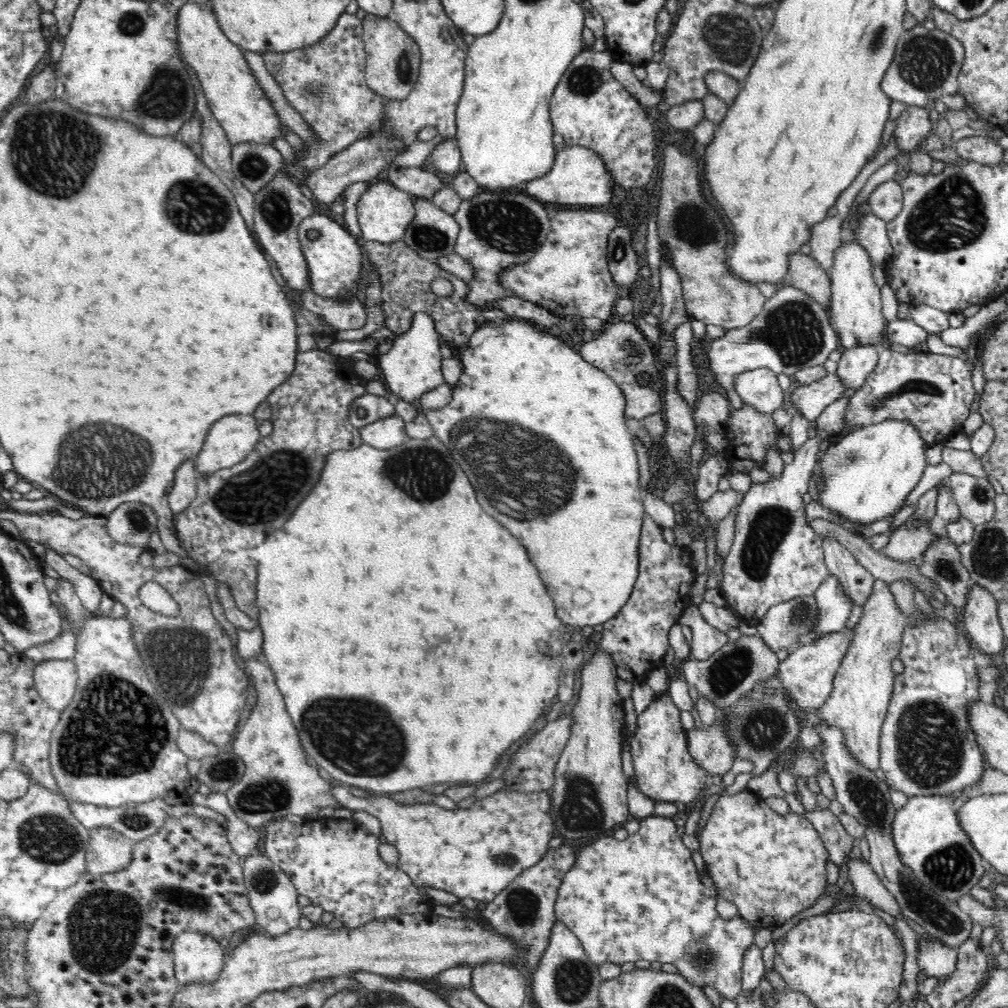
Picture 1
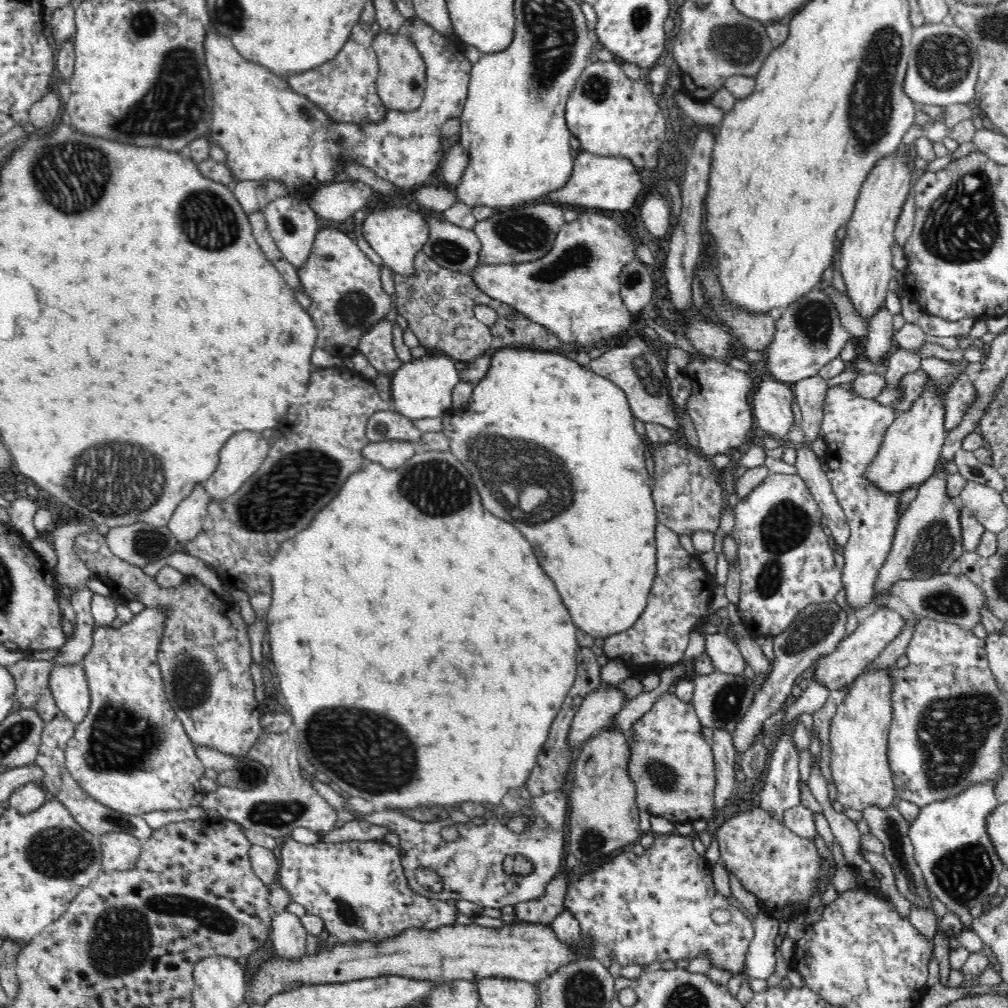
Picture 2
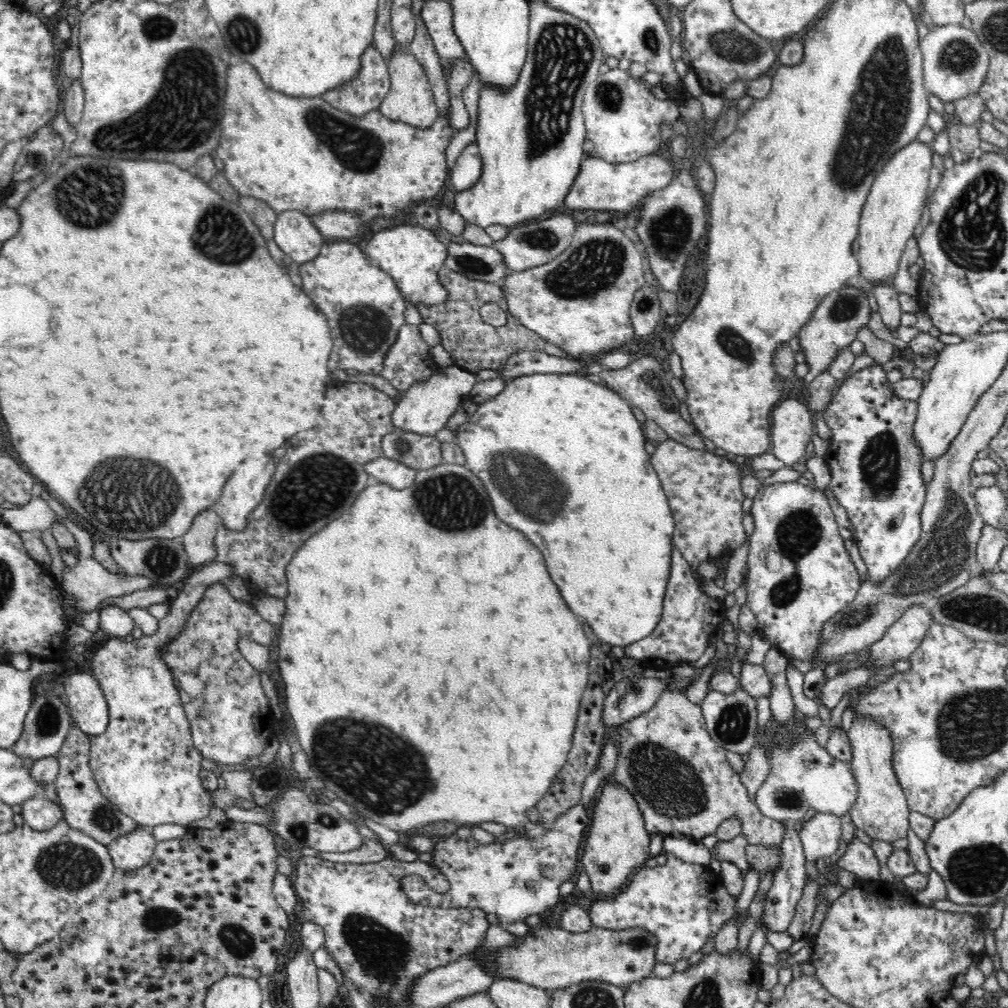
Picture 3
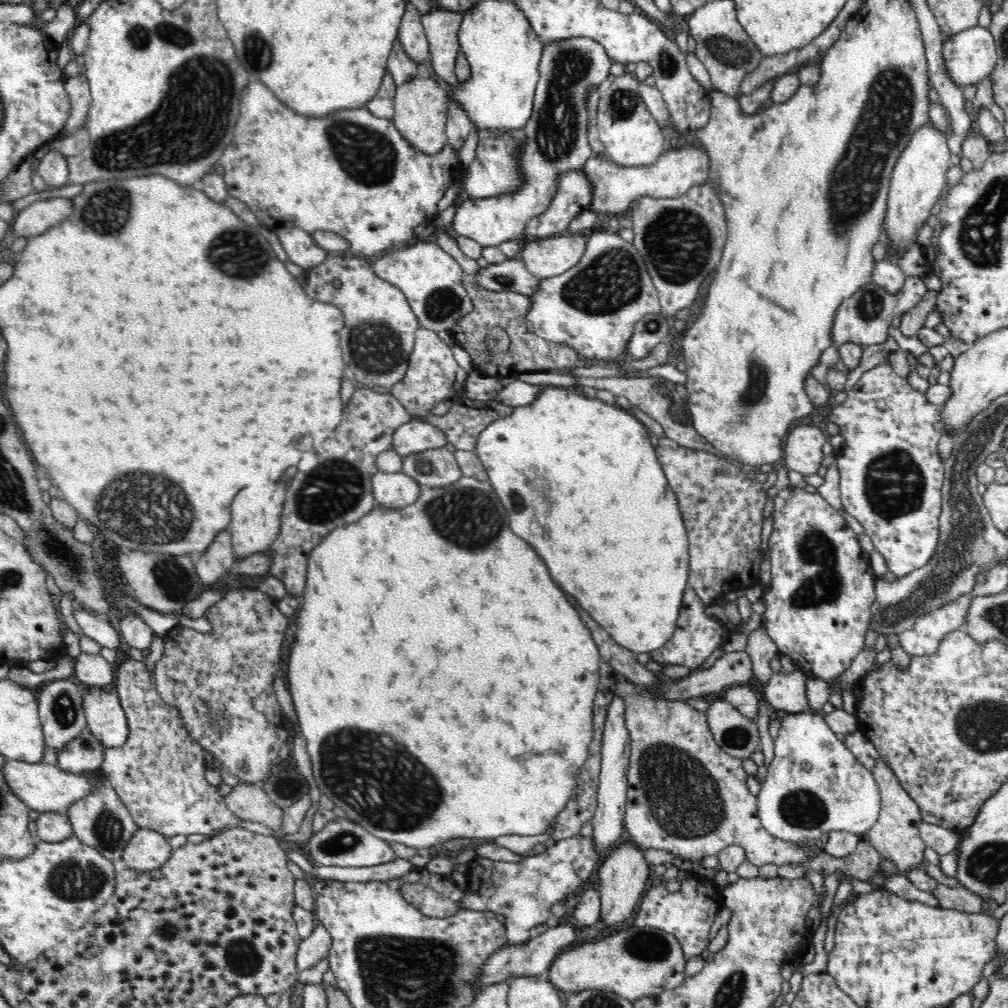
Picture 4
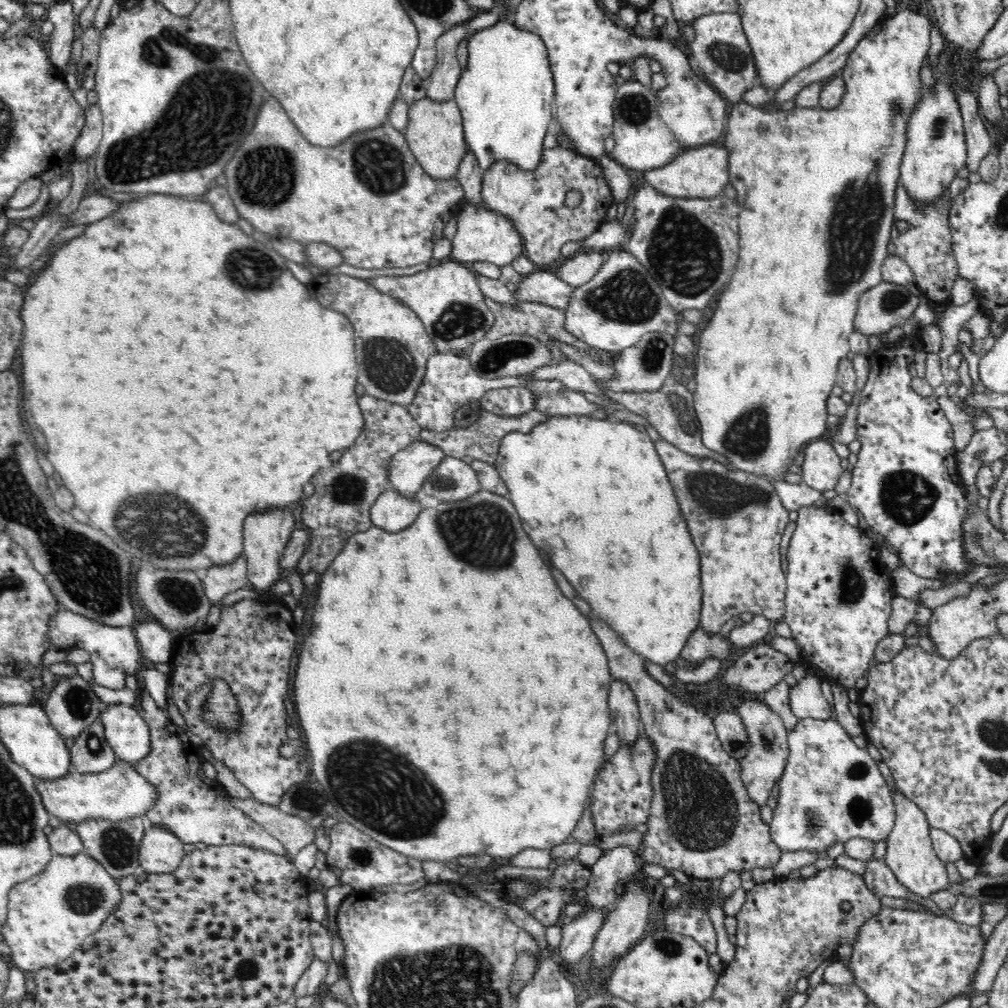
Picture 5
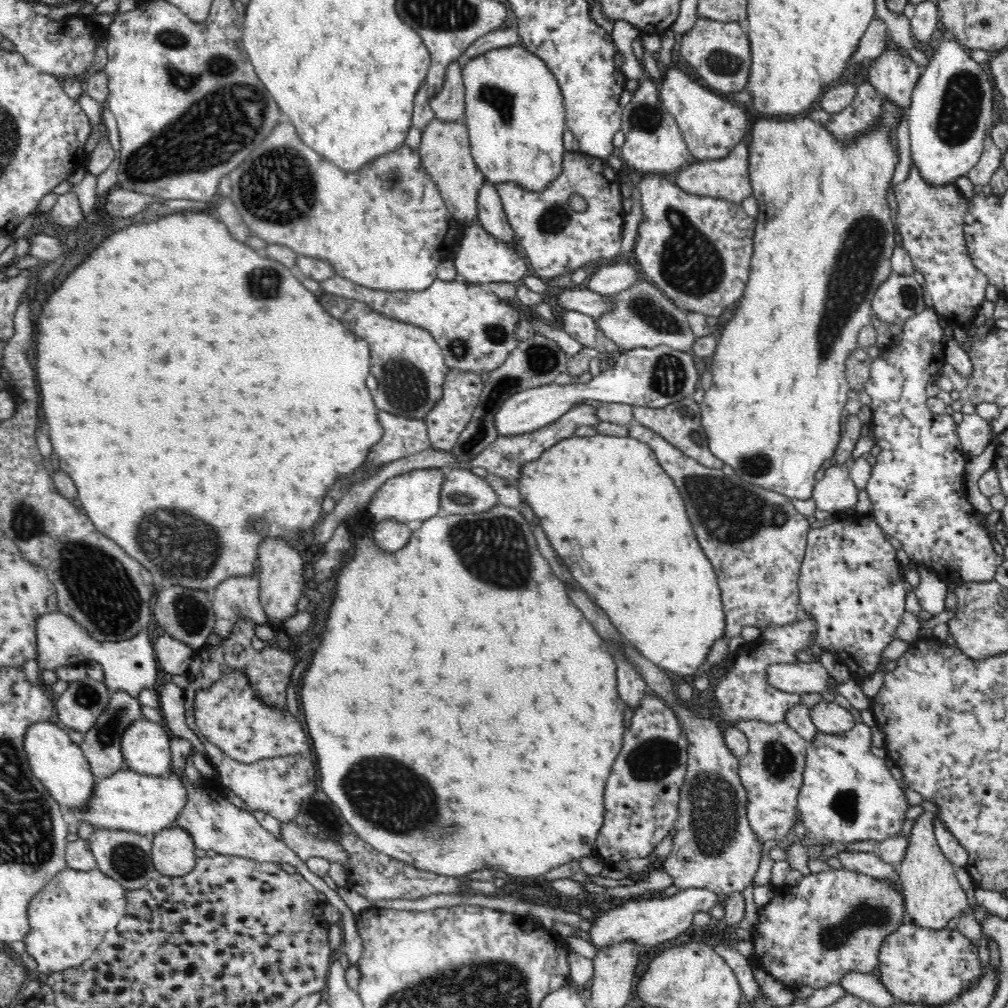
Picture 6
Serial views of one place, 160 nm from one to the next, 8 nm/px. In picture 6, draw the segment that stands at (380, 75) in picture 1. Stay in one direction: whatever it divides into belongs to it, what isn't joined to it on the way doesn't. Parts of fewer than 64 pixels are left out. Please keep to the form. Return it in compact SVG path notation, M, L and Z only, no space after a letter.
M437 117L424 128L418 155L422 165L440 190L447 209L453 218L463 225L478 219L478 192L484 184L484 175L471 155L469 134L466 123L444 122Z

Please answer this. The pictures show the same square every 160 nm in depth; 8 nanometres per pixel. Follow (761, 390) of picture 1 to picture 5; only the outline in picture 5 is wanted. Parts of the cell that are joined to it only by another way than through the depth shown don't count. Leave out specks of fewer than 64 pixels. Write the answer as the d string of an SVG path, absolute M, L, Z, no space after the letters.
M830 438L814 440L804 446L803 482L818 492L834 490L838 478L846 475L842 460L832 447Z

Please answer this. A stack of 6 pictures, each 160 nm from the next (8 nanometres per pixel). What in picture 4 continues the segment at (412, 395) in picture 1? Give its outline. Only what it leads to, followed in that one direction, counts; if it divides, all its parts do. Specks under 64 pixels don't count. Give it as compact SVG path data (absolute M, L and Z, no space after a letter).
M412 416L408 423L402 424L394 433L393 450L406 459L409 455L424 453L430 448L446 446L448 439L440 429L428 425L426 420Z

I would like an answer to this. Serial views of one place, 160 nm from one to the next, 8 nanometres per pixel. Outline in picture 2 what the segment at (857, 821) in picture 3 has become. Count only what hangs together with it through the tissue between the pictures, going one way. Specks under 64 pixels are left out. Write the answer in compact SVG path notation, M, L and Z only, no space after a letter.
M868 666L862 675L856 676L856 680L846 686L849 695L837 706L830 723L830 769L838 794L837 800L842 806L858 812L868 804L888 808L894 804L897 796L887 757L888 732L893 716L890 674L890 669L870 671Z

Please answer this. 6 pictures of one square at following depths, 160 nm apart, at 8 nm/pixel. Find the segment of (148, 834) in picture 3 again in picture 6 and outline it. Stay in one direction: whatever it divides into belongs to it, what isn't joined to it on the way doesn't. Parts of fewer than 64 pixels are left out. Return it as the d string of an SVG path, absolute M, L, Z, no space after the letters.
M170 826L151 838L152 863L161 876L187 876L194 871L197 846L188 831L180 826Z

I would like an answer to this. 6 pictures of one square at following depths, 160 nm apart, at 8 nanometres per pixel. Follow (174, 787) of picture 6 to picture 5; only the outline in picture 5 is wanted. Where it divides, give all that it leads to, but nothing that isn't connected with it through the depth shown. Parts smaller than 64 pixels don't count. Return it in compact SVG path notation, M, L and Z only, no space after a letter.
M130 763L115 764L112 768L96 774L84 774L76 770L56 780L40 780L34 777L36 789L42 803L55 822L84 822L84 820L126 820L138 816L144 819L144 812L156 804L158 789L148 783L144 776Z

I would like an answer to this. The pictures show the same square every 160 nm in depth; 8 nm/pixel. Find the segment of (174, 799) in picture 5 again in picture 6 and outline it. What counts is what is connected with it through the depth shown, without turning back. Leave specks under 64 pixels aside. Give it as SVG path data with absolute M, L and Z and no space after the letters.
M184 774L182 783L186 787L186 806L182 808L182 812L178 814L176 823L178 826L190 833L194 844L197 848L202 850L214 850L217 854L229 854L230 856L241 856L242 858L249 858L256 862L272 862L274 864L292 864L296 871L305 878L314 889L319 893L326 895L327 901L342 914L340 919L343 932L342 952L347 956L349 964L358 964L358 961L364 951L364 944L360 935L358 935L356 921L357 918L352 911L341 900L340 896L328 884L324 882L323 878L313 874L306 866L305 861L302 861L298 855L291 849L284 840L277 839L268 830L264 829L258 823L258 820L252 815L252 812L245 811L230 803L228 799L222 797L217 786L216 780L207 783L205 789L198 791L194 789L188 782L188 778Z

